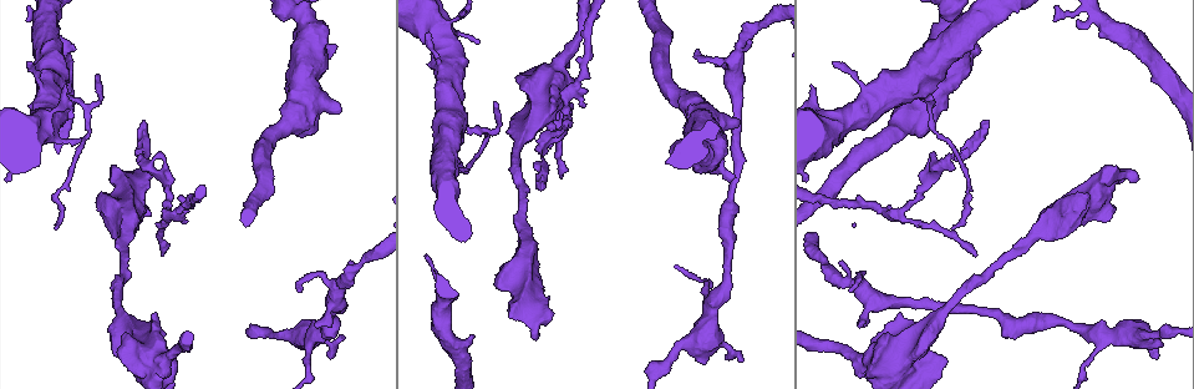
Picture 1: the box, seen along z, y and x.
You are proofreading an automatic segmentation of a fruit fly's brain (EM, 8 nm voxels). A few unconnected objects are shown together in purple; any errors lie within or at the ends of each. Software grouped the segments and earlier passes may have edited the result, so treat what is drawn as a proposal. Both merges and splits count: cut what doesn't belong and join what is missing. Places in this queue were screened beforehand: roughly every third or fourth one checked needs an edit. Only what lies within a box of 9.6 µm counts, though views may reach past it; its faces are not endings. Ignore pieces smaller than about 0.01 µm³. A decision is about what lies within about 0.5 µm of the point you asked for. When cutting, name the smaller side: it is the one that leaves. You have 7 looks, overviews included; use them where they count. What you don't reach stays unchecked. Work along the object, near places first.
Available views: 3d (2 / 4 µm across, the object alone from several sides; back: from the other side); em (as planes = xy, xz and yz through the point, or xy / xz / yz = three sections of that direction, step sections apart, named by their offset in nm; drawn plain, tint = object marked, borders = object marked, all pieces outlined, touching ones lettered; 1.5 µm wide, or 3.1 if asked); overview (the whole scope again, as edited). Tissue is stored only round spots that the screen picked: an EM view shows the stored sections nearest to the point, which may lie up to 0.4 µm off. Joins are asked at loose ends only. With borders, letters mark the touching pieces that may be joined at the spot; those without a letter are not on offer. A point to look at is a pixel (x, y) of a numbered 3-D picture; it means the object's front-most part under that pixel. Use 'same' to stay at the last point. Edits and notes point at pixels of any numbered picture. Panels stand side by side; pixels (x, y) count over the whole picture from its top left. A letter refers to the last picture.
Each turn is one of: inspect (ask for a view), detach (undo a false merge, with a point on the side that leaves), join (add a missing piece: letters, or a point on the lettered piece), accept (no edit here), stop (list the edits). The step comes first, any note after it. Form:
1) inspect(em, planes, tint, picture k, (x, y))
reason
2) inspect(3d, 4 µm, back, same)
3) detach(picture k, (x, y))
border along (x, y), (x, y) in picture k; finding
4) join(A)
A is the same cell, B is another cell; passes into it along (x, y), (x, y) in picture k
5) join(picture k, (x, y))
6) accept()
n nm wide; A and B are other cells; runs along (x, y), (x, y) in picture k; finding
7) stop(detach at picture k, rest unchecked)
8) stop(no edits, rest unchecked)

inspect(em, xz, step 4, tint, picture 1, (169, 213))
three arms meet

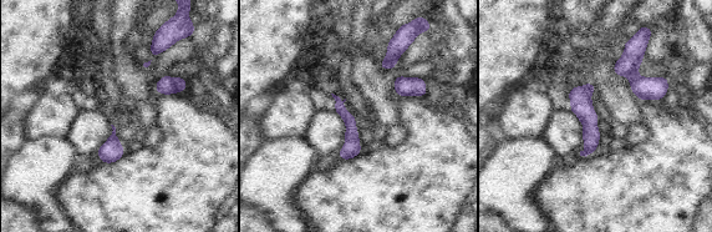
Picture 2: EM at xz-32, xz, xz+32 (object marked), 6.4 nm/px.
inspect(em, planes, tint, same)
another direction

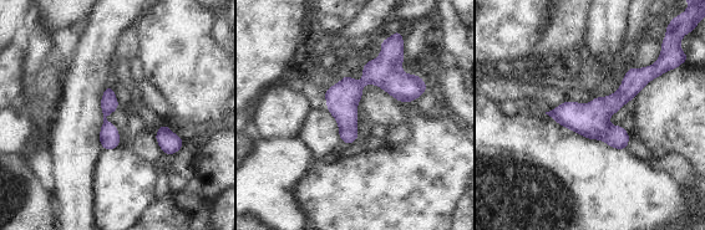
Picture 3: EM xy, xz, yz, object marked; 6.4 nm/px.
inspect(em, planes, borders, same)

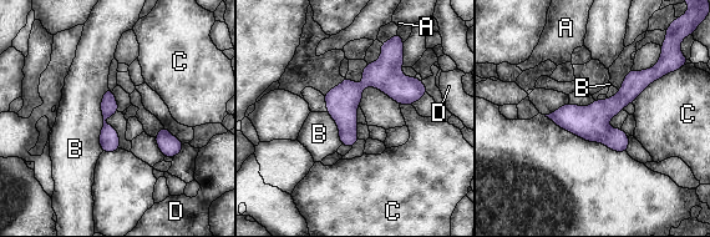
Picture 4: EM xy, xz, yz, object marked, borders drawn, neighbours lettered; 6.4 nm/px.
accept()
200 nm wide; A, B, C and D are other cells; border along (108, 89), (101, 102), (102, 151) in picture 4; one neuron here

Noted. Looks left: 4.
inspect(em, planes, tint, picture 1, (977, 46))
stops while still wide

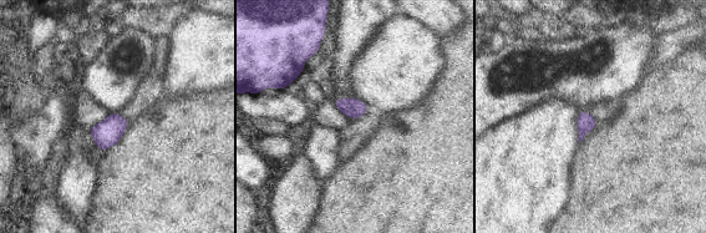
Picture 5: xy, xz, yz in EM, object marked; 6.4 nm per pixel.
inspect(em, planes, borders, same)

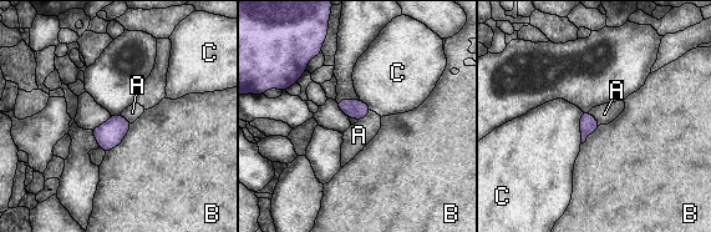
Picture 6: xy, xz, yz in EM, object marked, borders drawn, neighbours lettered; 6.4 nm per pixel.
accept()
A, B and C are other cells; border along (370, 110), (357, 121) in picture 6; no lettered piece goes on from it

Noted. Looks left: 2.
inspect(em, xy, step 8, tint, picture 1, (29, 63))
tapers out

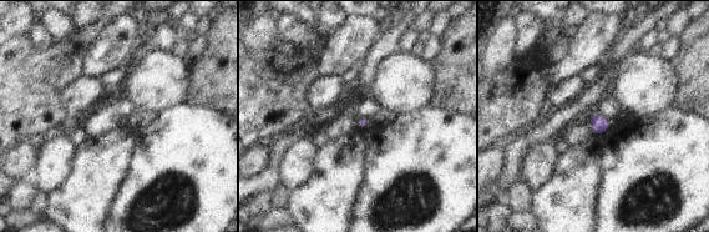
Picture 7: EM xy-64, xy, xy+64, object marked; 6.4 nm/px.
inspect(em, xy, step 8, borders, same)
what lies round it

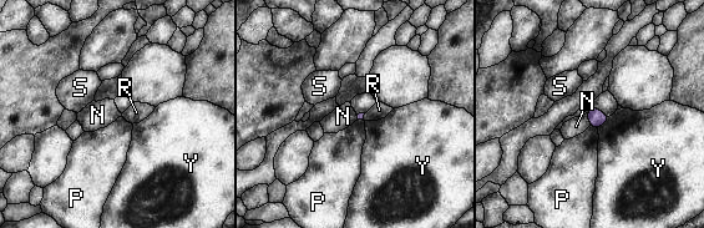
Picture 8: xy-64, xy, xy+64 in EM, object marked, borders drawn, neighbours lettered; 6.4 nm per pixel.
accept()
N, P, R, S and Y are other cells; border along (587, 112), (591, 125) in picture 8; no lettered piece goes on from it

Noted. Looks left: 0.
stop(no edits, rest unchecked)

